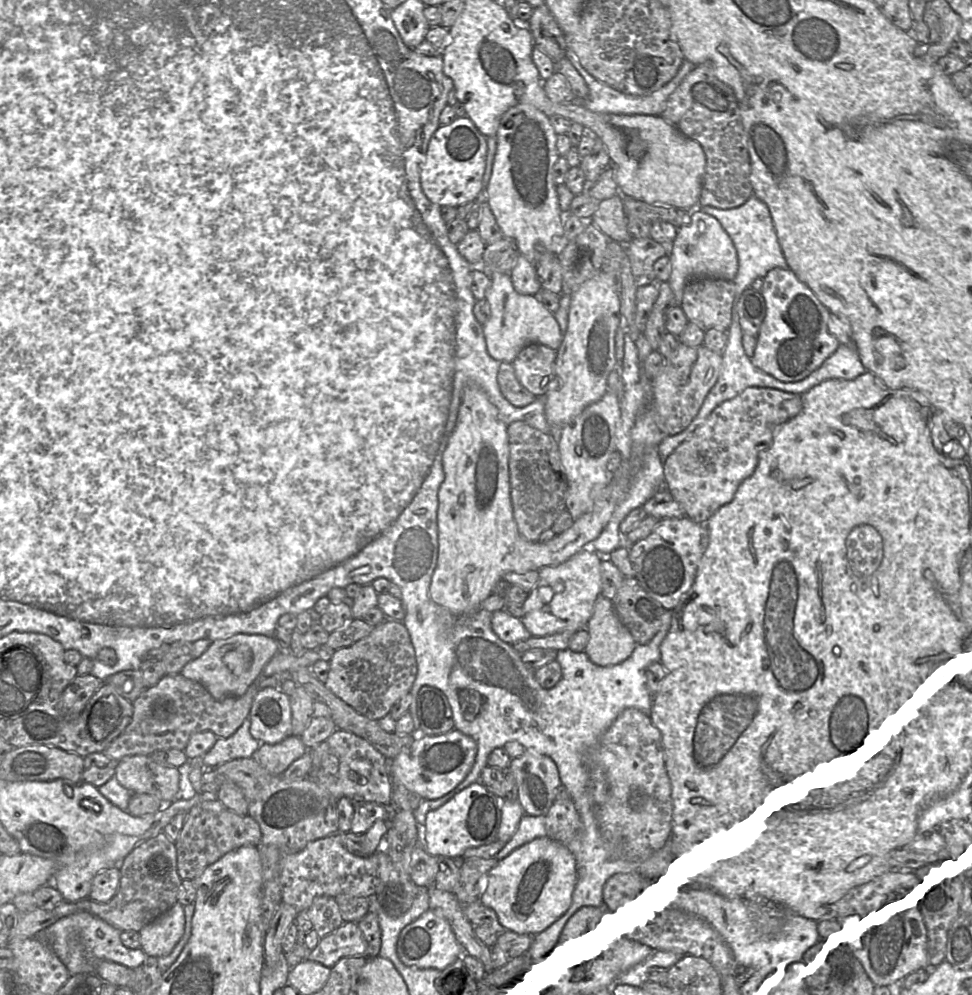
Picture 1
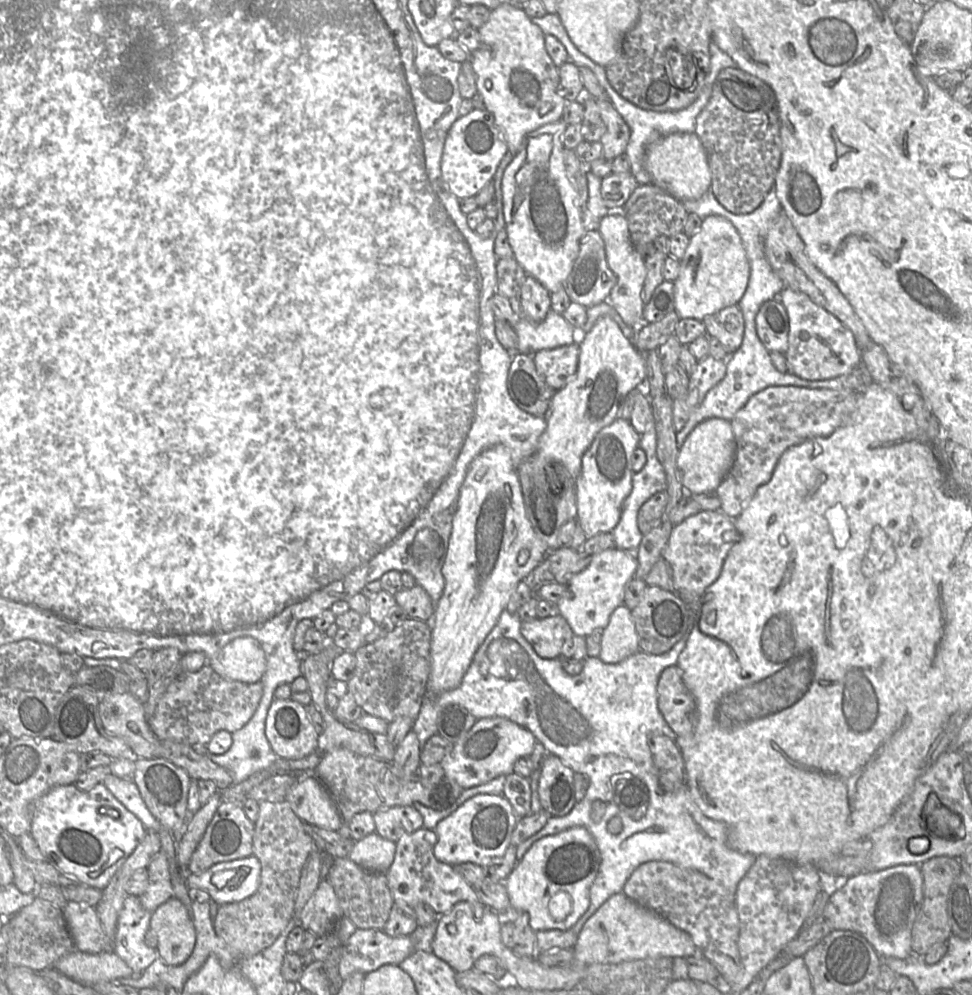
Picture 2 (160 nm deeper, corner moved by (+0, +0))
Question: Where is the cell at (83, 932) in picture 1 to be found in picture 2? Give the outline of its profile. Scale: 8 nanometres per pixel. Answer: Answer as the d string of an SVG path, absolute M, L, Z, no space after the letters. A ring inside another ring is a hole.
M128 895L118 914L113 952L131 968L134 974L142 973L157 959L155 948L145 943L152 914L141 905L137 895Z

